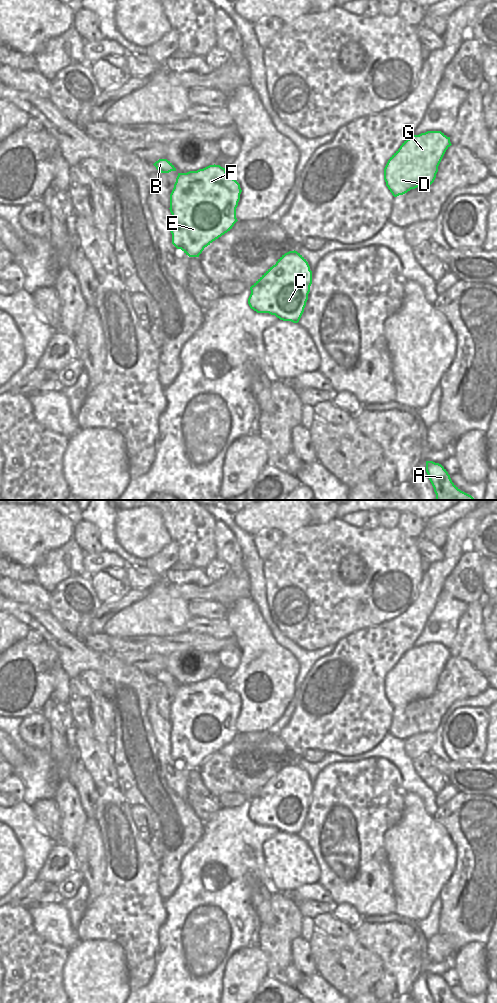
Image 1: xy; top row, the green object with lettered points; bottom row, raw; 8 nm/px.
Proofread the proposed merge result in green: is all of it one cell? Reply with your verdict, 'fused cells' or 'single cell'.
single cell

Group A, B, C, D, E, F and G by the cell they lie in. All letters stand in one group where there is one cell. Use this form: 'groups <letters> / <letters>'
groups A B C D E F G

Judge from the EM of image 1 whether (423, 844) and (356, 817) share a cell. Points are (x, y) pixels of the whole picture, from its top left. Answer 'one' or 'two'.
two

